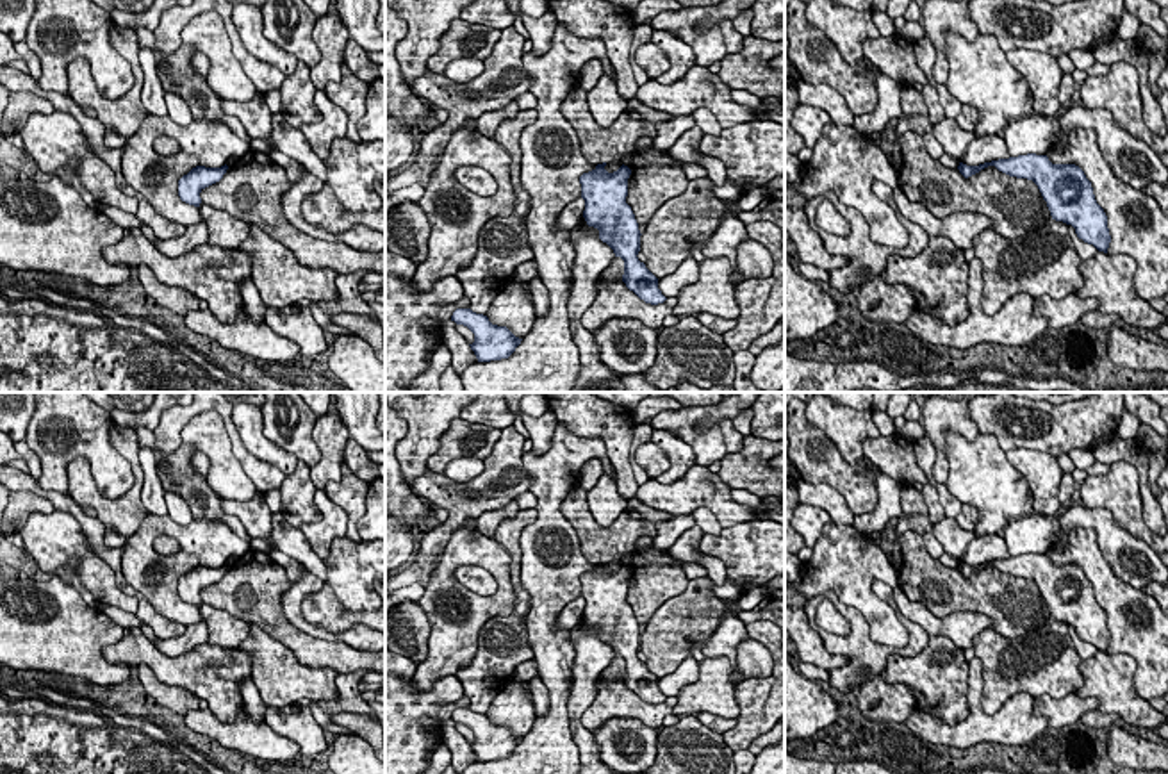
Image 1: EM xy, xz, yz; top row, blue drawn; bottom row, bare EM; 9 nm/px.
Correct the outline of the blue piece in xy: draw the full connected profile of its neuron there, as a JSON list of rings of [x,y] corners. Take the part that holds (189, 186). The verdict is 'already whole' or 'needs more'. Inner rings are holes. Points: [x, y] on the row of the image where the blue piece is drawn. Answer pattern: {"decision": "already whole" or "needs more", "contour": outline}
{"decision": "already whole", "contour": [[[196,166],[193,168],[187,175],[184,175],[178,180],[178,196],[182,202],[200,207],[202,198],[200,193],[219,182],[223,178],[223,175],[226,173],[228,166],[221,166],[221,168],[205,168],[205,166]]]}

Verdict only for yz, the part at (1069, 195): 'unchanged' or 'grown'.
unchanged

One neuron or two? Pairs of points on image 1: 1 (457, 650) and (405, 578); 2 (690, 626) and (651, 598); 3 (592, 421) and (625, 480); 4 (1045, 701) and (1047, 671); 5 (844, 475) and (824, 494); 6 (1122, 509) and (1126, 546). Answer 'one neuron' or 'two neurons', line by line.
1: two neurons
2: two neurons
3: one neuron
4: two neurons
5: two neurons
6: two neurons

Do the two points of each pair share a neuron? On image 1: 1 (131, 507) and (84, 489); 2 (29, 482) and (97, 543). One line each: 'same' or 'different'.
1: same
2: same

